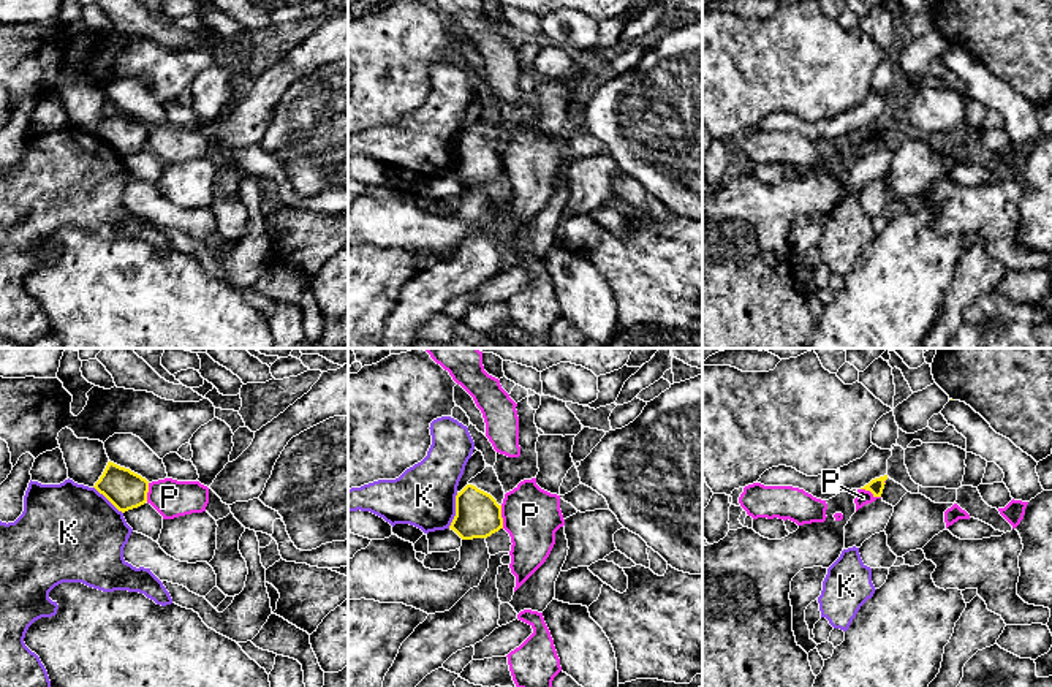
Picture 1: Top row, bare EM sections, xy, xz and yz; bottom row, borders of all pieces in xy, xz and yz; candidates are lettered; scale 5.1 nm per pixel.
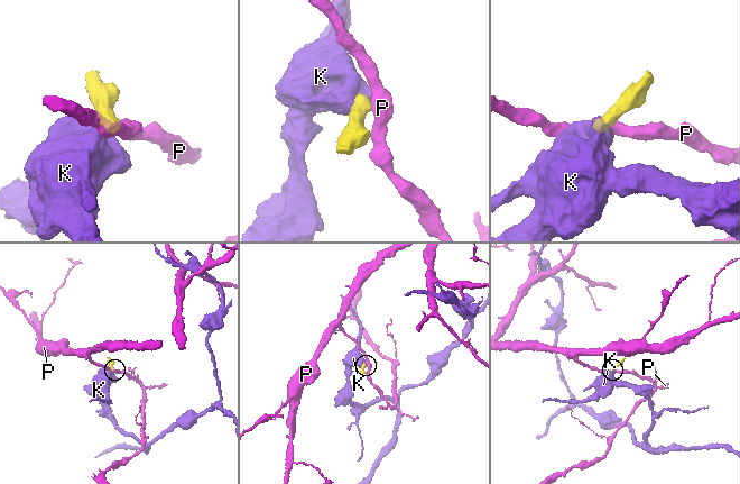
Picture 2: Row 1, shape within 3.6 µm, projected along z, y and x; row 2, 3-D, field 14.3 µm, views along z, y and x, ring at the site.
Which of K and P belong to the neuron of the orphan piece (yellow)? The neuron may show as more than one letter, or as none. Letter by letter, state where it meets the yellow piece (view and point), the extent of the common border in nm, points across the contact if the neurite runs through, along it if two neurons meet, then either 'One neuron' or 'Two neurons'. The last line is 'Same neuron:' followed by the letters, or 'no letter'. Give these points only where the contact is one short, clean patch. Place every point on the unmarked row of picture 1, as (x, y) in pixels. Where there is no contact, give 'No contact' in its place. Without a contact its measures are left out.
K: Touches yellow at xz (456, 155). Shared border 190 nm. Boundary: xz (457, 138), (454, 162), (448, 173). Two neurons
P: Touches yellow at xz (500, 162). Shared border 120 nm. Boundary: xz (500, 151), (503, 173). Two neurons
Same neuron: no letter

